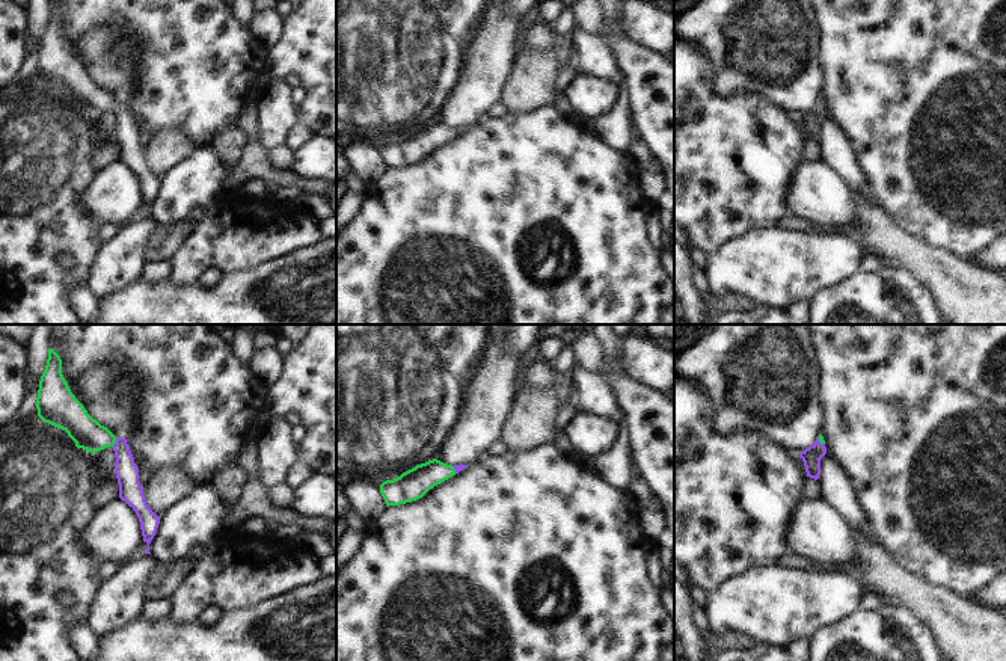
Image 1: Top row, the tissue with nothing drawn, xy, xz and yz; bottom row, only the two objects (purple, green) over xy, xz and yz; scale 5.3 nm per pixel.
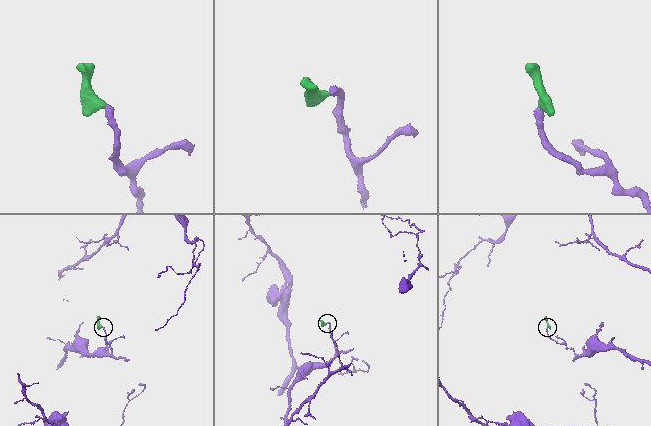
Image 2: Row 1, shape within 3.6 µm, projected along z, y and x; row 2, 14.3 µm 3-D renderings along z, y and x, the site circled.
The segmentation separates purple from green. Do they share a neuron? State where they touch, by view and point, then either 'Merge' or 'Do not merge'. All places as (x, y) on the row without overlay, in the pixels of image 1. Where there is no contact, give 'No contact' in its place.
Touches purple at xy (116, 104). Merge

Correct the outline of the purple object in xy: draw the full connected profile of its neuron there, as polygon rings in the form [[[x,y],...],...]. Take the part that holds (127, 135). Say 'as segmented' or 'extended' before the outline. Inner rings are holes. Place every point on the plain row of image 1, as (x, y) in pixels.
extended; [[[48,11],[47,27],[39,42],[36,71],[44,85],[65,92],[77,110],[92,116],[107,109],[113,110],[119,160],[136,174],[143,204],[148,205],[145,216],[151,216],[149,205],[157,195],[160,178],[145,163],[143,148],[139,143],[139,130],[134,125],[127,101],[116,100],[87,75],[71,54],[62,36],[62,21],[53,11]]]

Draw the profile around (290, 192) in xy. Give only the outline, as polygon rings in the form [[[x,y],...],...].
[[[288,184],[288,186],[276,186],[275,192],[265,196],[267,202],[282,202],[282,201],[296,201],[303,193],[302,189]]]

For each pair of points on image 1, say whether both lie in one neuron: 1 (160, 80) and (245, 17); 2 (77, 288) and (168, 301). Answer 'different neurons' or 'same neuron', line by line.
1: different neurons
2: different neurons

